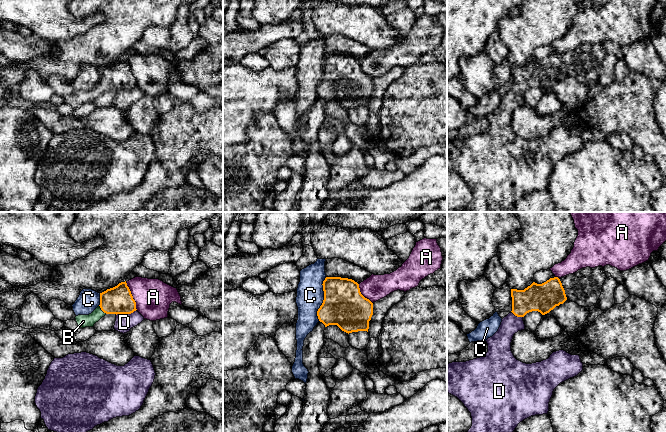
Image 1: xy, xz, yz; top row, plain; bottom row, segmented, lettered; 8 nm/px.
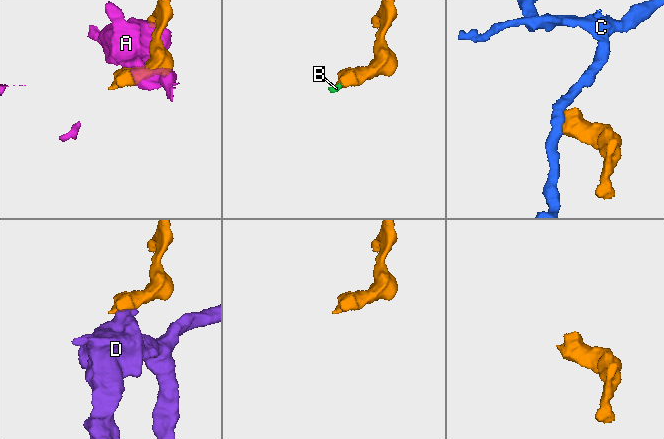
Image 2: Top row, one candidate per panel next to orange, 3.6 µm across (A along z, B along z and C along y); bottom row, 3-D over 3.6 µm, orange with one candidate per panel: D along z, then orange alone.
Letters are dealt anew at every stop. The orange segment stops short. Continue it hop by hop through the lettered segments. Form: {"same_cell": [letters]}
{"same_cell": ["B"]}

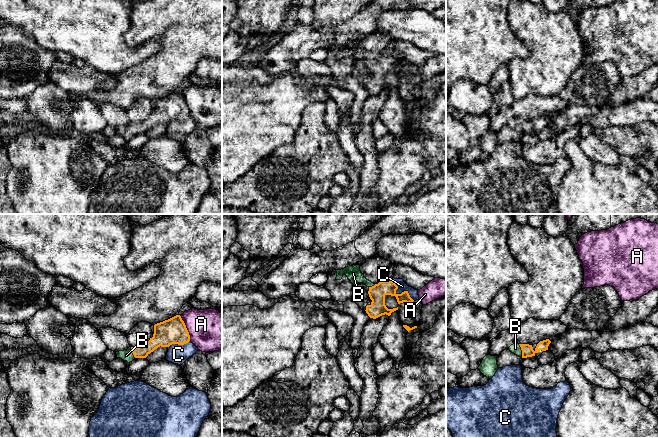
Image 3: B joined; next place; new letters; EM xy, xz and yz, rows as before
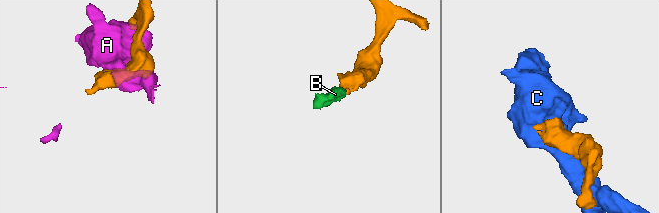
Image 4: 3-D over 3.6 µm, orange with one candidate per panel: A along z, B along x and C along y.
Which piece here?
{"same_cell": ["B"]}

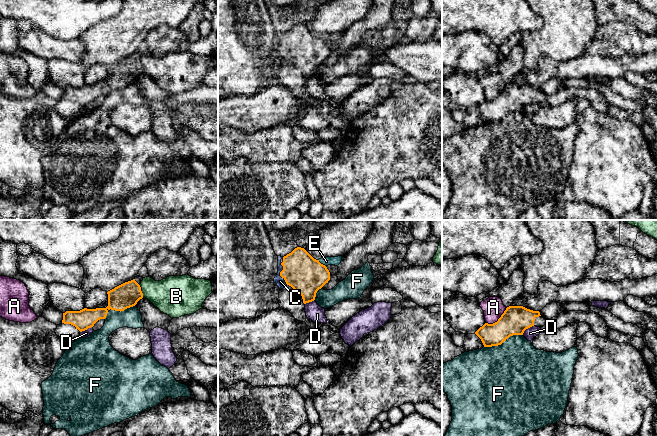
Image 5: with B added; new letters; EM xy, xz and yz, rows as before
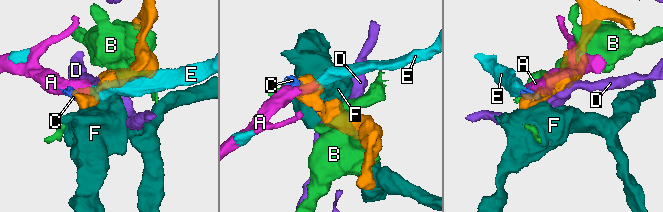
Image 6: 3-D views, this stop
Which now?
{"same_cell": ["C"]}

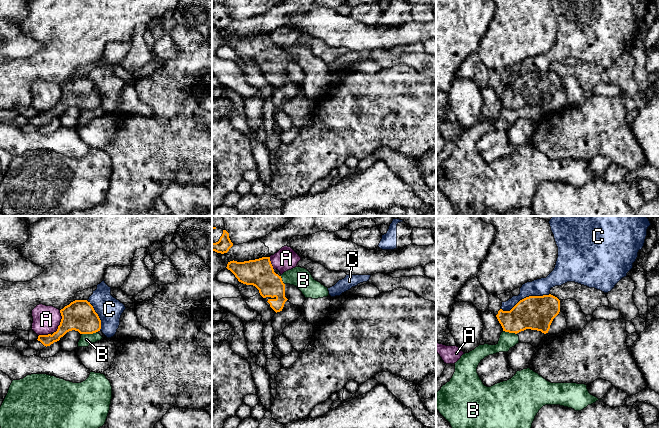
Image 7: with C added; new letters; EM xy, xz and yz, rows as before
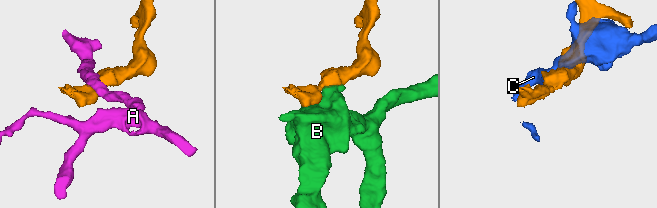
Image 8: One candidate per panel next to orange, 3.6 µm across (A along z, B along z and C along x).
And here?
{"same_cell": []}

